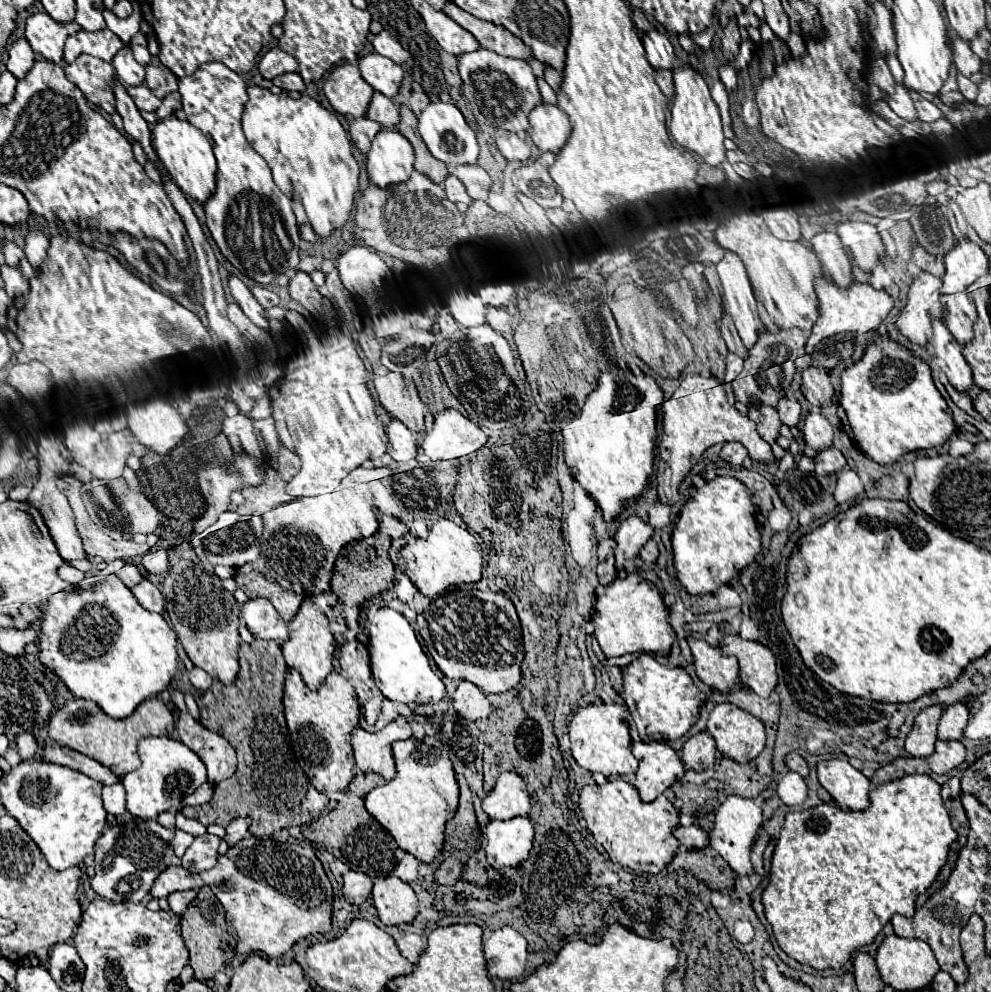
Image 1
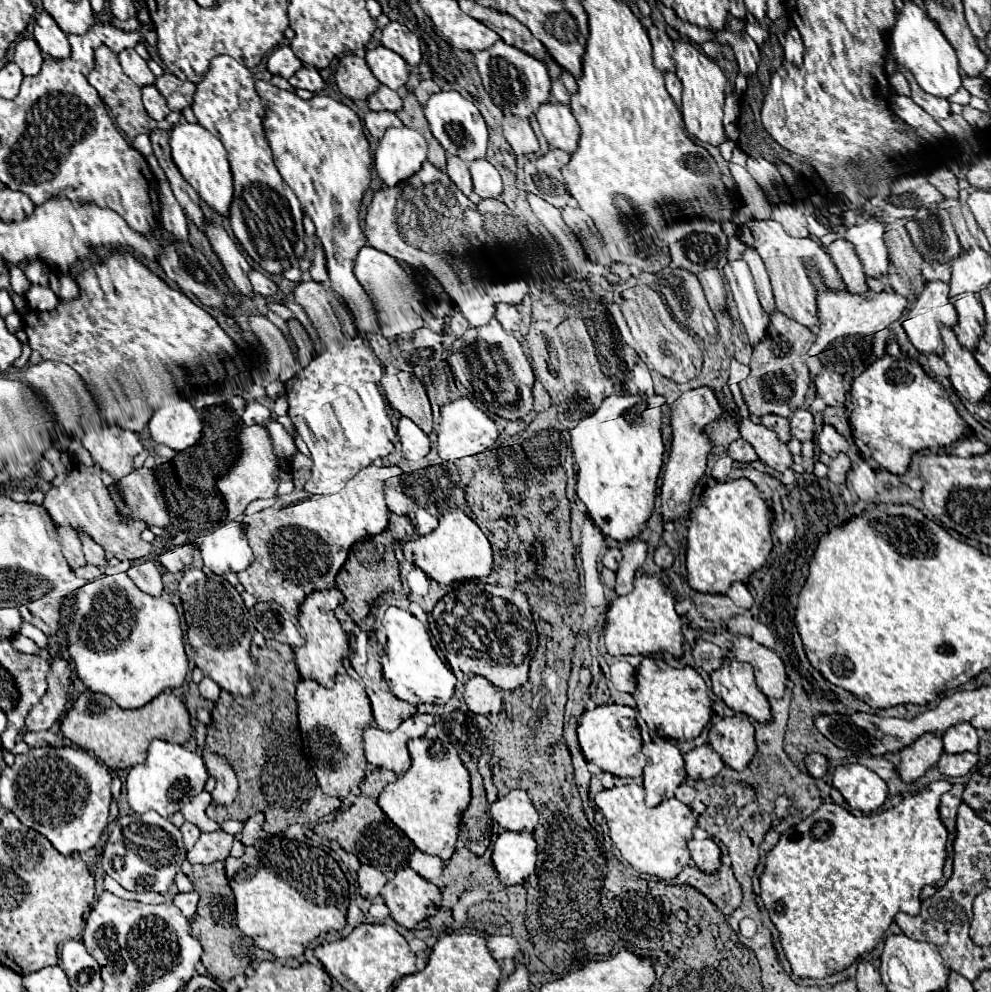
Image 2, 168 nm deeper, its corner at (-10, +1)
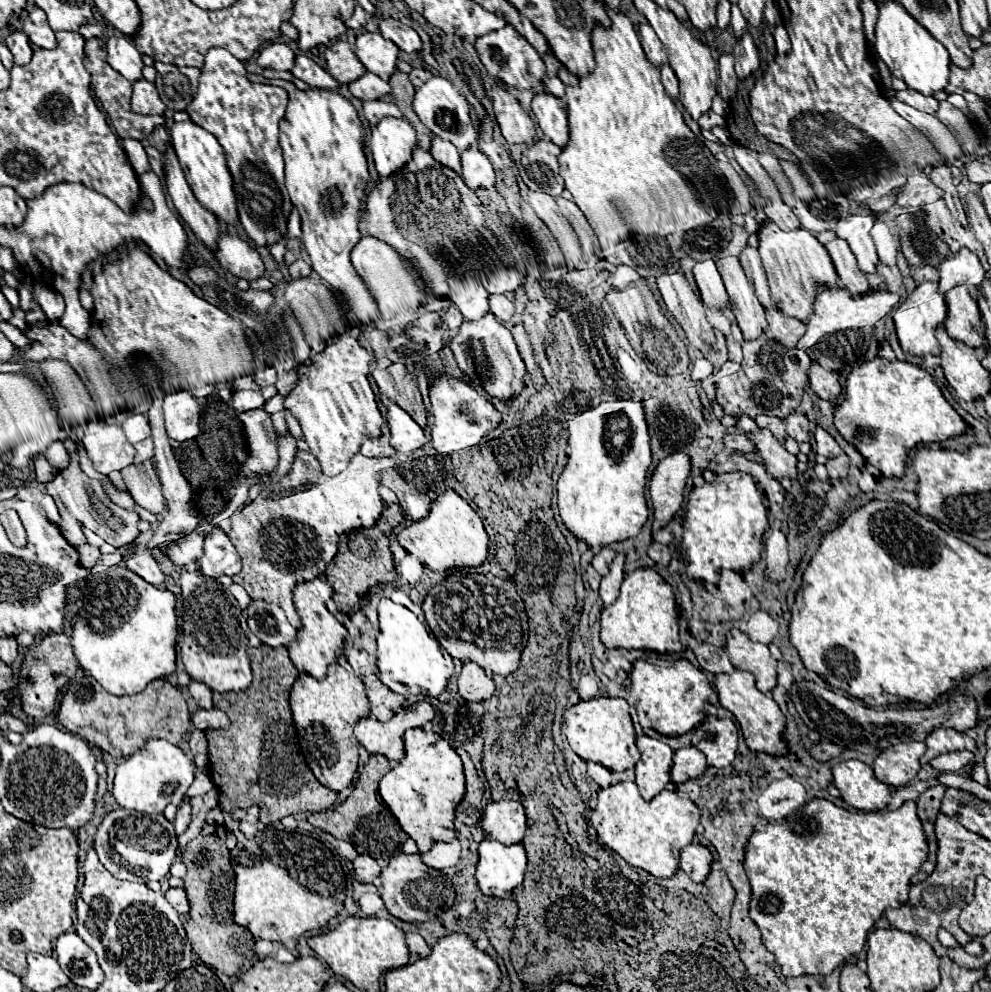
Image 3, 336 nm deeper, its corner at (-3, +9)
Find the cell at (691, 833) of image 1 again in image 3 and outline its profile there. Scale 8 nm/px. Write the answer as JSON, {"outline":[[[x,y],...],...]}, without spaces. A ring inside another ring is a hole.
{"outline":[[[690,844],[680,852],[680,868],[694,880],[704,882],[712,864],[712,854],[702,844]]]}

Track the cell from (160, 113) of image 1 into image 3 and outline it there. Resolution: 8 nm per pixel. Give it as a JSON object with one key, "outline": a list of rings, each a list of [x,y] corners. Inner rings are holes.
{"outline":[[[90,38],[86,40],[86,46],[84,46],[84,66],[86,70],[90,72],[92,76],[92,88],[94,88],[94,94],[98,96],[100,104],[104,106],[106,114],[110,116],[110,122],[116,130],[116,134],[120,138],[134,138],[134,140],[144,140],[148,138],[148,134],[159,125],[165,125],[164,116],[142,116],[142,114],[134,114],[130,110],[130,96],[132,96],[132,82],[128,82],[122,74],[118,74],[116,70],[112,70],[112,66],[106,62],[106,46],[104,46],[104,40],[100,38]]]}

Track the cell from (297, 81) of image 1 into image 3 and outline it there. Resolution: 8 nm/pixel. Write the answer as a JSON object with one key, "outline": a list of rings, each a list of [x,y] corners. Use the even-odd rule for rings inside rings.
{"outline":[[[300,54],[296,58],[296,66],[292,68],[292,74],[296,78],[304,80],[312,88],[326,88],[326,90],[338,90],[340,88],[340,82],[336,78],[332,78],[322,66],[318,66],[314,60],[310,60],[304,54]]]}

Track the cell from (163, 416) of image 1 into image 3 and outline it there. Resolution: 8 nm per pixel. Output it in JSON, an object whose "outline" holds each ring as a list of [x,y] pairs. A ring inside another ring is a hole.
{"outline":[[[188,390],[172,392],[164,398],[164,416],[170,438],[184,442],[200,434],[200,406]]]}

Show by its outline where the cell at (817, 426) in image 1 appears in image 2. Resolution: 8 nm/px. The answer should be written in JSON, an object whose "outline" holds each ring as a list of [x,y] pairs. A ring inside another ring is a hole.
{"outline":[[[825,424],[819,434],[819,448],[821,448],[821,452],[835,458],[835,454],[847,452],[847,440],[831,424]]]}

